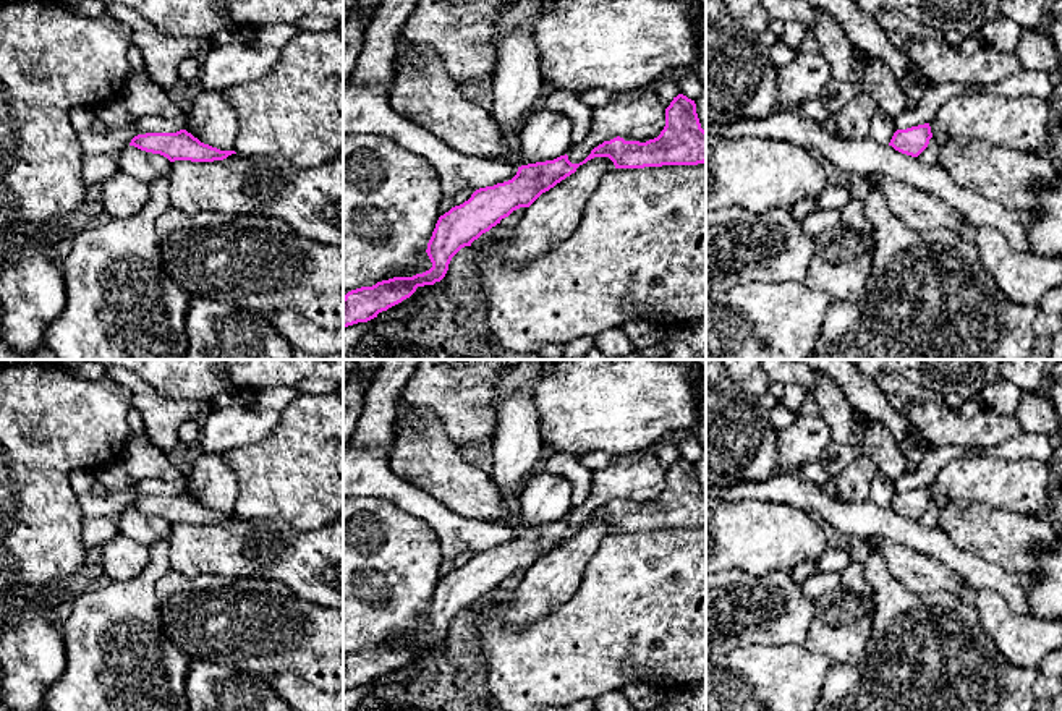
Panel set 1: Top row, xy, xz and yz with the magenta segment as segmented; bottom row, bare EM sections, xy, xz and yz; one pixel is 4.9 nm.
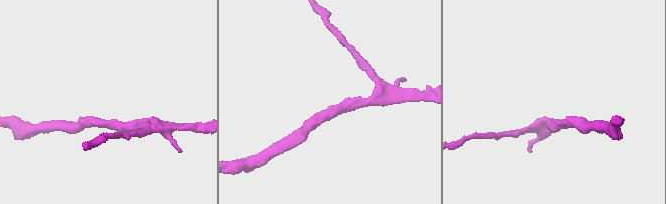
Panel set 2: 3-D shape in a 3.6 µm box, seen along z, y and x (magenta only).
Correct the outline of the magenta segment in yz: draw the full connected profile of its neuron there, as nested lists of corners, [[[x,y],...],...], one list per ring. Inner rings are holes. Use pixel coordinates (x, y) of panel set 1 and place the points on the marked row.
[[[924,123],[907,130],[897,130],[889,146],[902,154],[918,157],[928,147],[931,138],[931,126]]]

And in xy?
[[[186,130],[176,133],[146,133],[138,134],[131,139],[130,146],[141,151],[160,154],[170,162],[175,160],[191,160],[191,162],[214,162],[223,160],[235,151],[220,151],[209,144],[201,143]]]

